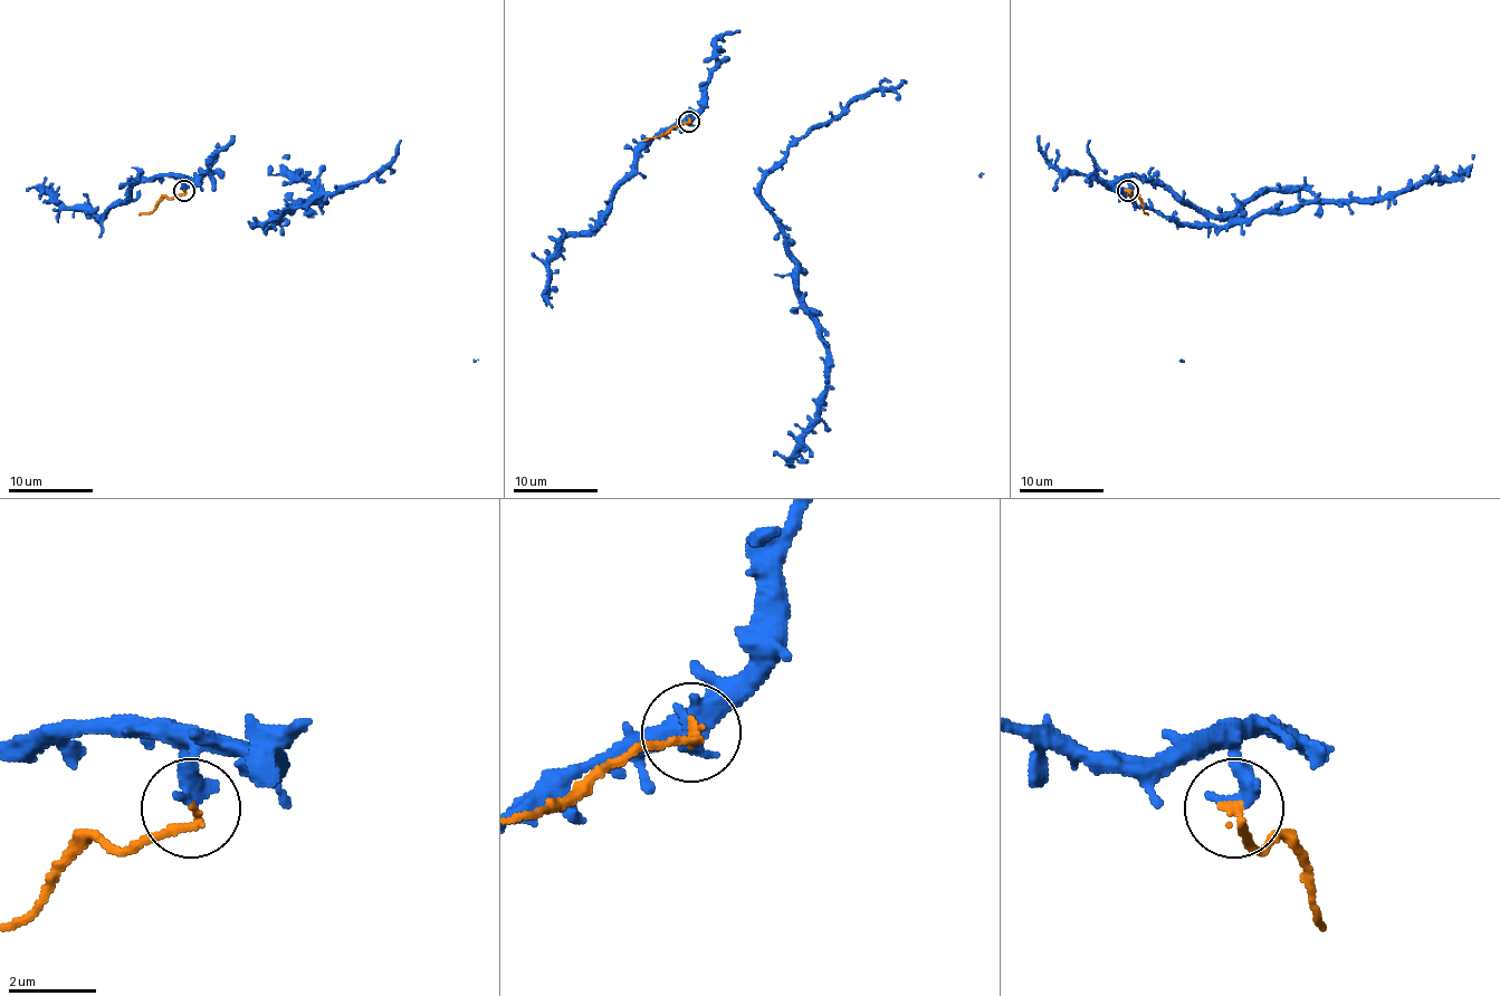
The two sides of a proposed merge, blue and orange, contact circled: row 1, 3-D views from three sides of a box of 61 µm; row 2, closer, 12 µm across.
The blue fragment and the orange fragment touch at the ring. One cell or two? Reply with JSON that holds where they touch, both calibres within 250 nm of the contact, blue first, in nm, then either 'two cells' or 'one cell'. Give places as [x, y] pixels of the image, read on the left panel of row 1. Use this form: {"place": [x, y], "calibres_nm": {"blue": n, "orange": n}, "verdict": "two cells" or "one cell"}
{"place": [183, 191], "calibres_nm": {"blue": 440, "orange": 190}, "verdict": "two cells"}

